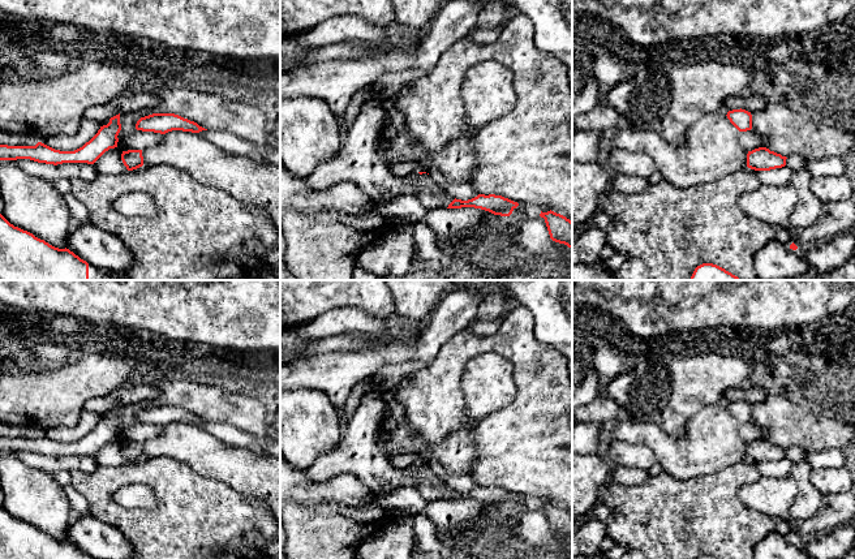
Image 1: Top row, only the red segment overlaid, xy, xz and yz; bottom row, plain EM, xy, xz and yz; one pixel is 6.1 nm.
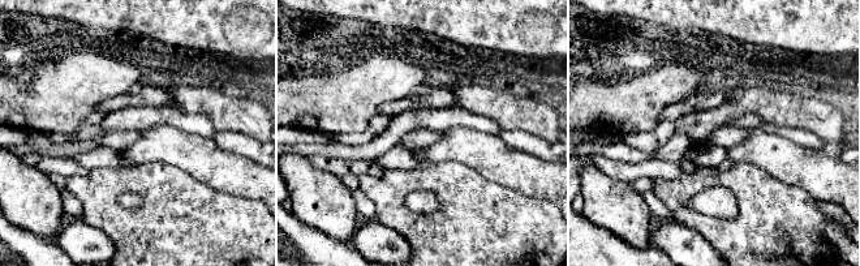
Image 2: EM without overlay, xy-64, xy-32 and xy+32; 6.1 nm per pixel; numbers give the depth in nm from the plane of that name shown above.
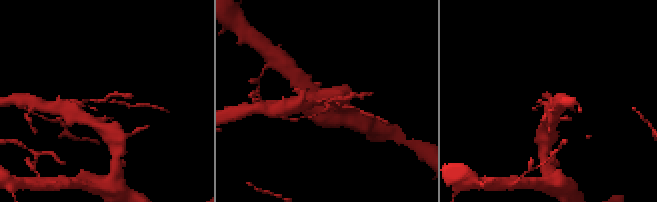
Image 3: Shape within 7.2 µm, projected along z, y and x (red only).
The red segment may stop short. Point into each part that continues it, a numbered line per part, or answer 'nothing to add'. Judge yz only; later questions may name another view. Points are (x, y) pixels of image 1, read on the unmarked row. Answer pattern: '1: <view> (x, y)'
1: yz (800, 542)

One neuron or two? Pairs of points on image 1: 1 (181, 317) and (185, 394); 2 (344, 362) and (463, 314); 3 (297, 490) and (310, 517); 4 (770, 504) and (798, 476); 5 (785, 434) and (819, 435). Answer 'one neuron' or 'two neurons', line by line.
1: two neurons
2: one neuron
3: two neurons
4: two neurons
5: one neuron

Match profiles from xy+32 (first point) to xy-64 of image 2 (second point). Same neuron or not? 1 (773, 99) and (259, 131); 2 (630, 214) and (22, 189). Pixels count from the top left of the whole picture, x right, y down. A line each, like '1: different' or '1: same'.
1: same
2: same

